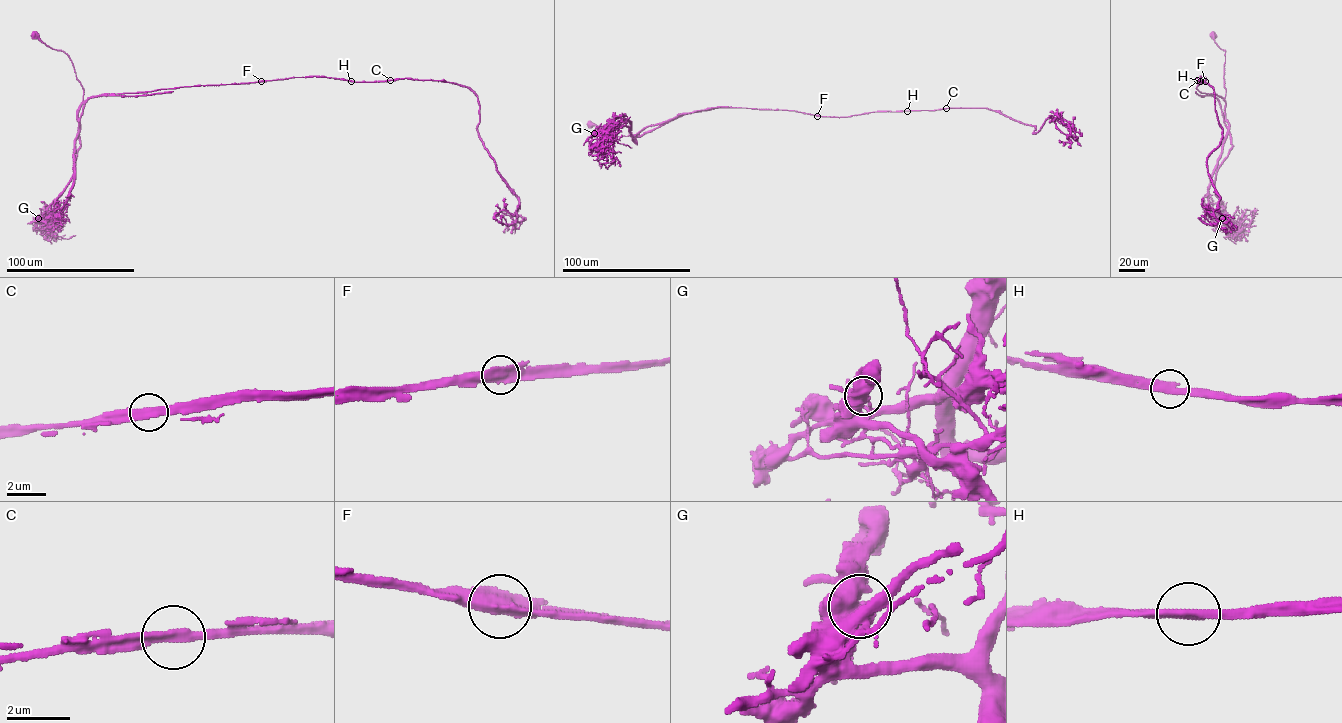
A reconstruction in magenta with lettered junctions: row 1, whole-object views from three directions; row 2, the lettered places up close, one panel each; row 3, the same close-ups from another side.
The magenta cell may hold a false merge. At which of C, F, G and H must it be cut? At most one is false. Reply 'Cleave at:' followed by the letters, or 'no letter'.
Cleave at: G

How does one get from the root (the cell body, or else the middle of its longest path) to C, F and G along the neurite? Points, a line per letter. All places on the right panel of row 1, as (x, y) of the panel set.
C: (1213, 35), (1225, 51), (1225, 102), (1216, 95), (1200, 92), (1196, 87), (1206, 78), (1197, 80)
F: (1213, 35), (1215, 42), (1225, 51), (1225, 102), (1220, 96), (1202, 93), (1196, 88), (1204, 81)
G: (1213, 35), (1225, 51), (1225, 117), (1232, 146), (1215, 180), (1215, 195), (1224, 212), (1222, 218)

